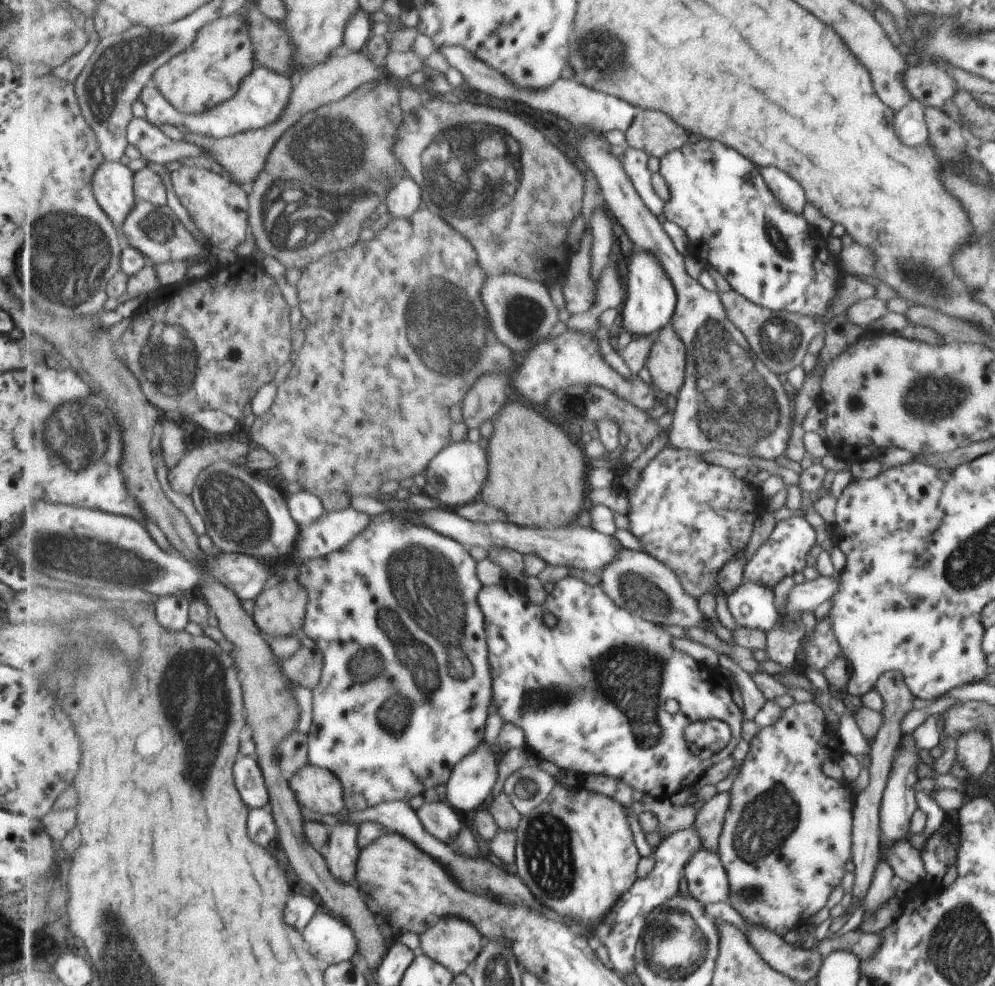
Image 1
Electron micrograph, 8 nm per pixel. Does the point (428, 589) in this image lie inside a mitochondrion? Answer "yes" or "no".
yes

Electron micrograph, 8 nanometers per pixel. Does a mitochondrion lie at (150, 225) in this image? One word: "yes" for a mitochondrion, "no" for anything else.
yes

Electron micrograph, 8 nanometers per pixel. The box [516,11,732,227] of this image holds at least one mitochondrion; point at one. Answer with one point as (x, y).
(594, 52)

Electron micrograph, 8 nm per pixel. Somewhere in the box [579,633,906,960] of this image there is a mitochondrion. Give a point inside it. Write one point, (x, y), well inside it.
(632, 675)

